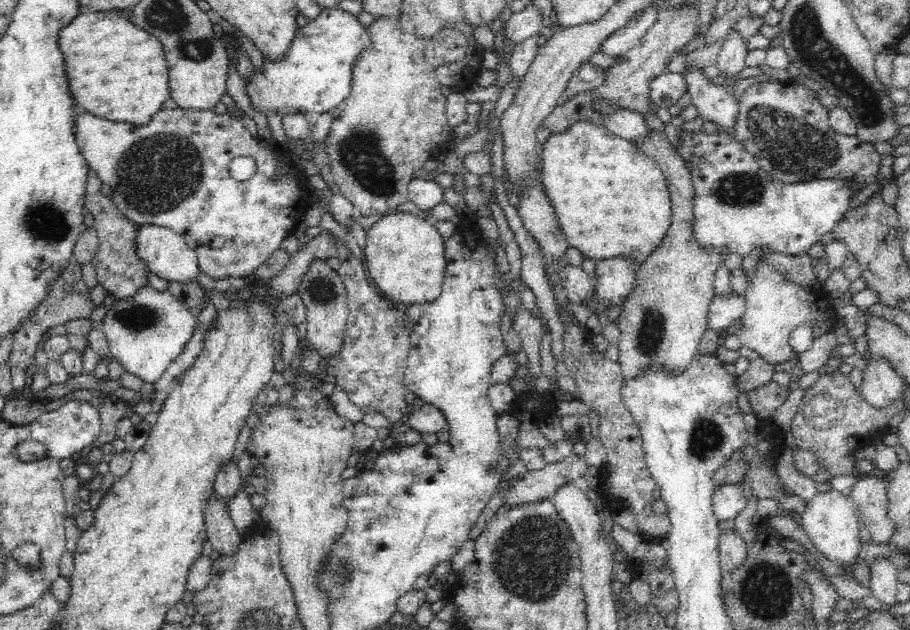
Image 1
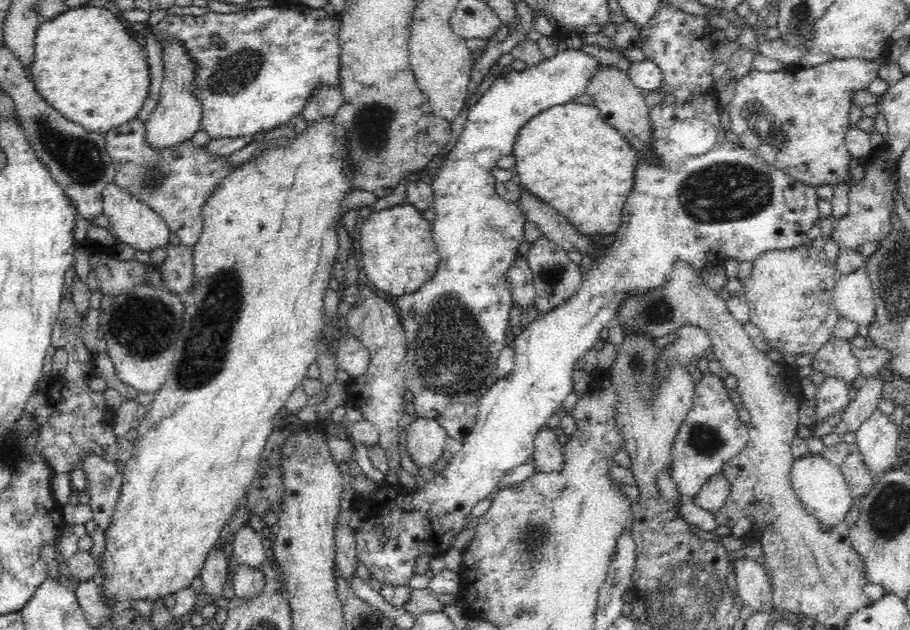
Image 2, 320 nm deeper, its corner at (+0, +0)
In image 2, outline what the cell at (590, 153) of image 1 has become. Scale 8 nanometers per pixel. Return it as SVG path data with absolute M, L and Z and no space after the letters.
M578 102L551 106L531 118L516 137L511 153L516 159L514 174L523 188L547 202L565 216L578 233L583 235L612 234L622 224L623 208L635 184L639 153L629 140L612 128L594 105Z

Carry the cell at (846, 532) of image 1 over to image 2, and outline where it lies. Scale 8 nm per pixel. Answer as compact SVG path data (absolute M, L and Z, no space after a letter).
M810 453L795 460L791 470L791 483L797 498L802 502L802 507L809 514L816 516L822 526L829 529L835 529L842 524L852 504L857 503L848 489L848 483L842 471L822 455Z

